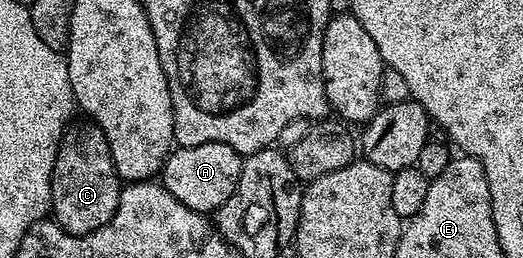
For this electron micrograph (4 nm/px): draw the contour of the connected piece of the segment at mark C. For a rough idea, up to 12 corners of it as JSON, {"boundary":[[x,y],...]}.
{"boundary":[[72,121],[59,141],[50,213],[66,234],[117,212],[121,179],[101,128]]}

